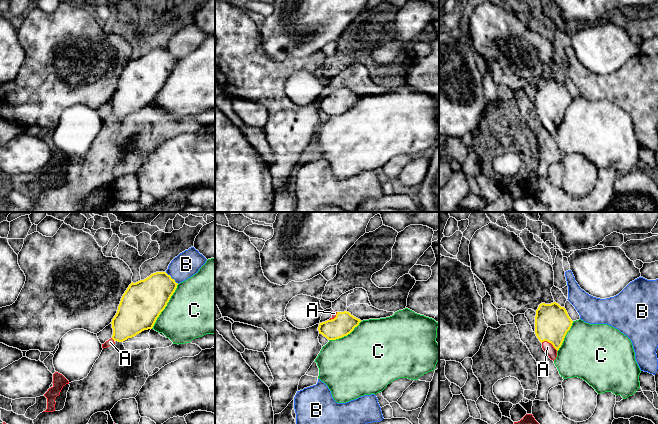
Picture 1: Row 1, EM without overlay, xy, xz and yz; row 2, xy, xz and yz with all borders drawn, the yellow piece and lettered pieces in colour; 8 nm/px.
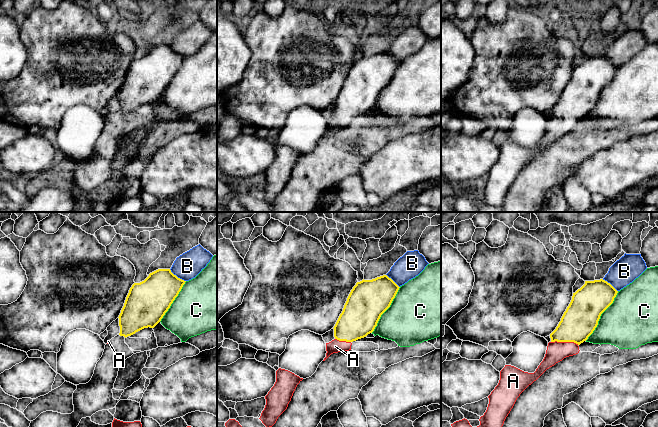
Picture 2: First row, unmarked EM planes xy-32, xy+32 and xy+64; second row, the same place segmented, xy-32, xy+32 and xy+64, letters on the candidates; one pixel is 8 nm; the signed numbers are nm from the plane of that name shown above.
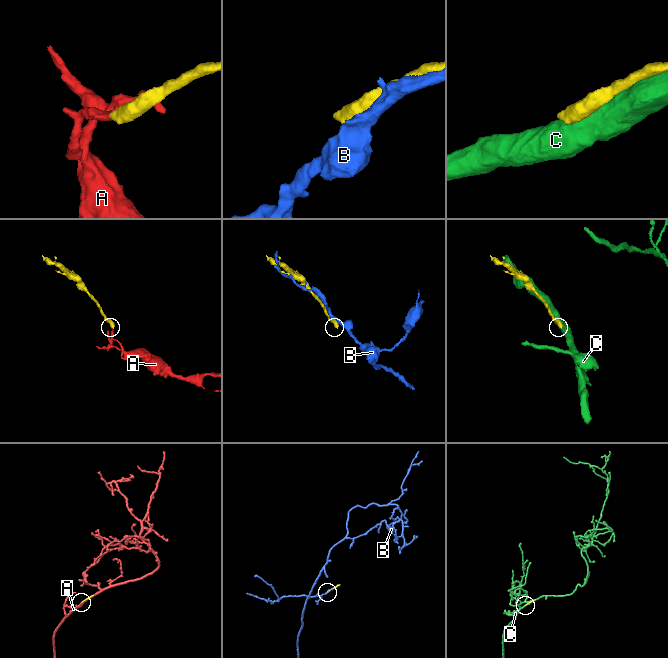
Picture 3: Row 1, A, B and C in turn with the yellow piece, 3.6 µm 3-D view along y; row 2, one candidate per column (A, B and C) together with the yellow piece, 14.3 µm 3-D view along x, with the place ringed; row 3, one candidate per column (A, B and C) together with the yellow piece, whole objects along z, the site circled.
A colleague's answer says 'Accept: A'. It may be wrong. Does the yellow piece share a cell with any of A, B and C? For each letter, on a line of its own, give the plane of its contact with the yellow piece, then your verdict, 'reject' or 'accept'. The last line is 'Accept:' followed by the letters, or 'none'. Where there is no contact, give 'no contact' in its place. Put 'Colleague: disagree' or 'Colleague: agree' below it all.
A: meets yellow in yz; accept
B: meets yellow in xy; reject
C: meets yellow in xy; reject
Accept: A
Colleague: agree

